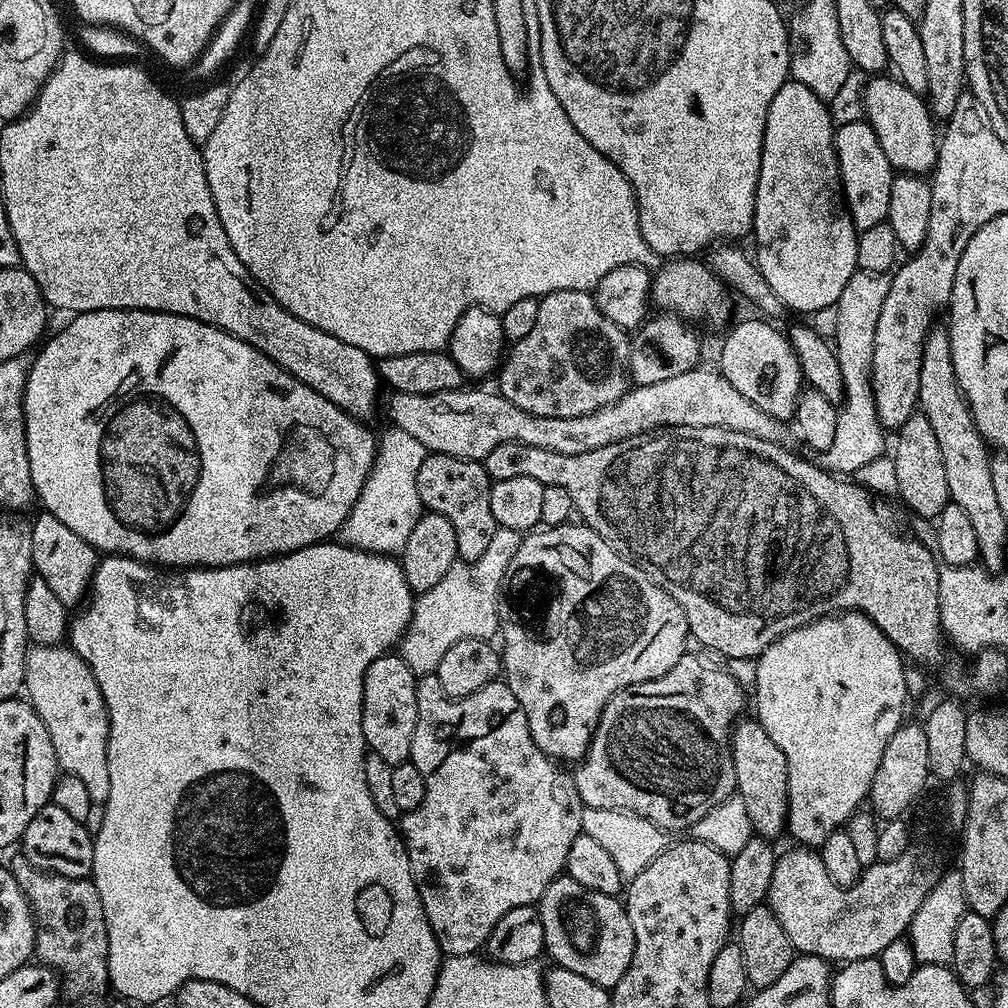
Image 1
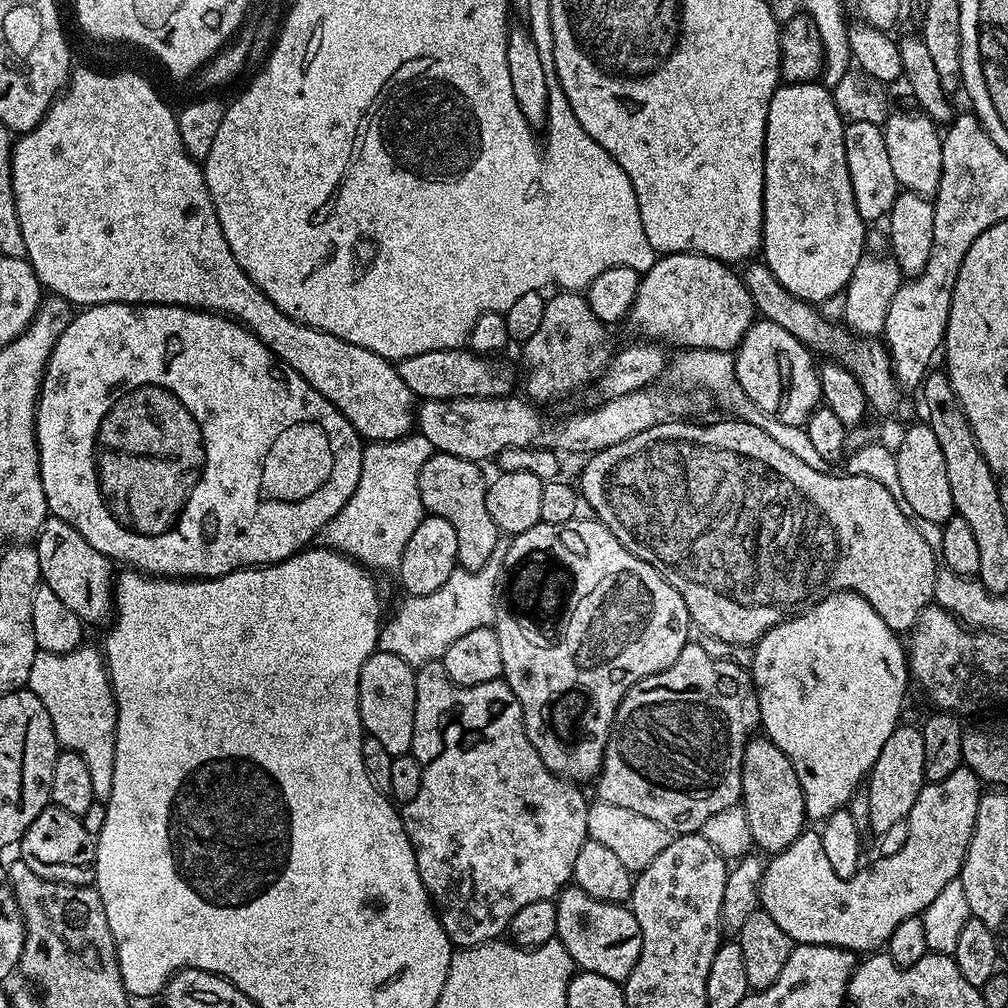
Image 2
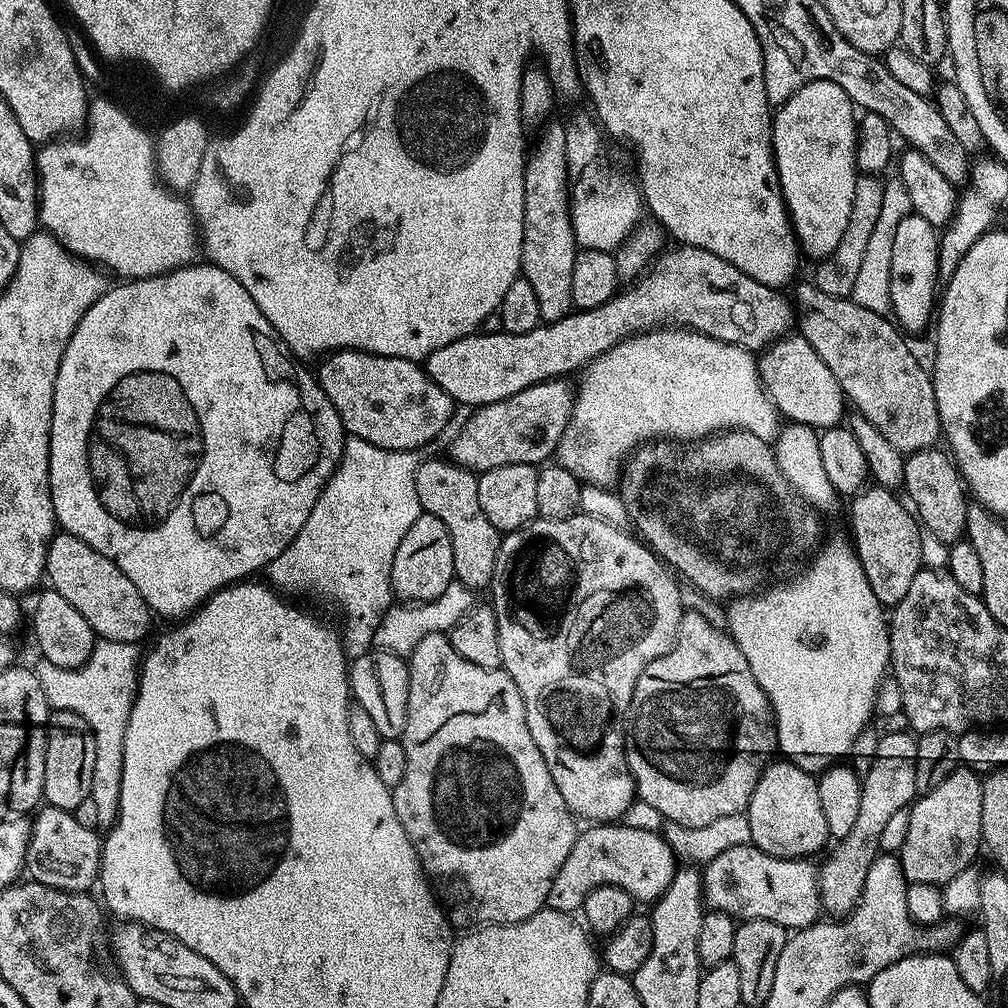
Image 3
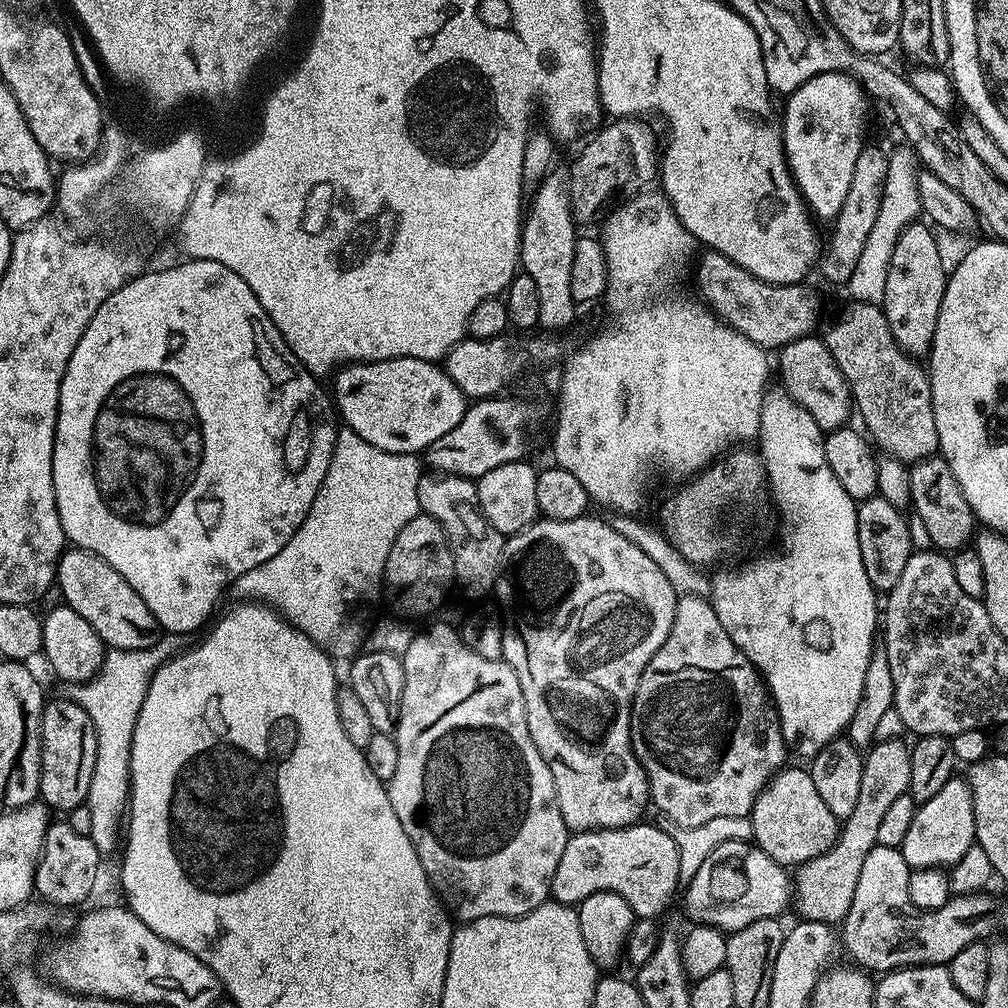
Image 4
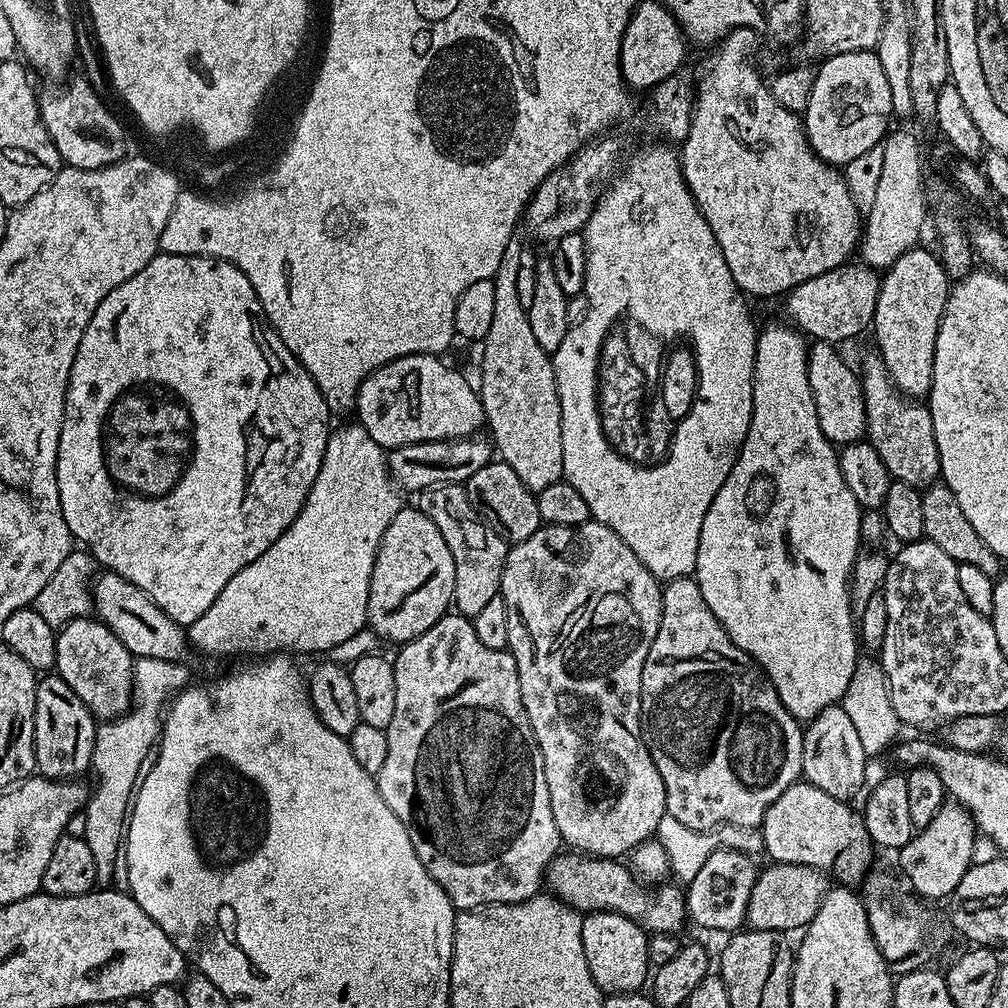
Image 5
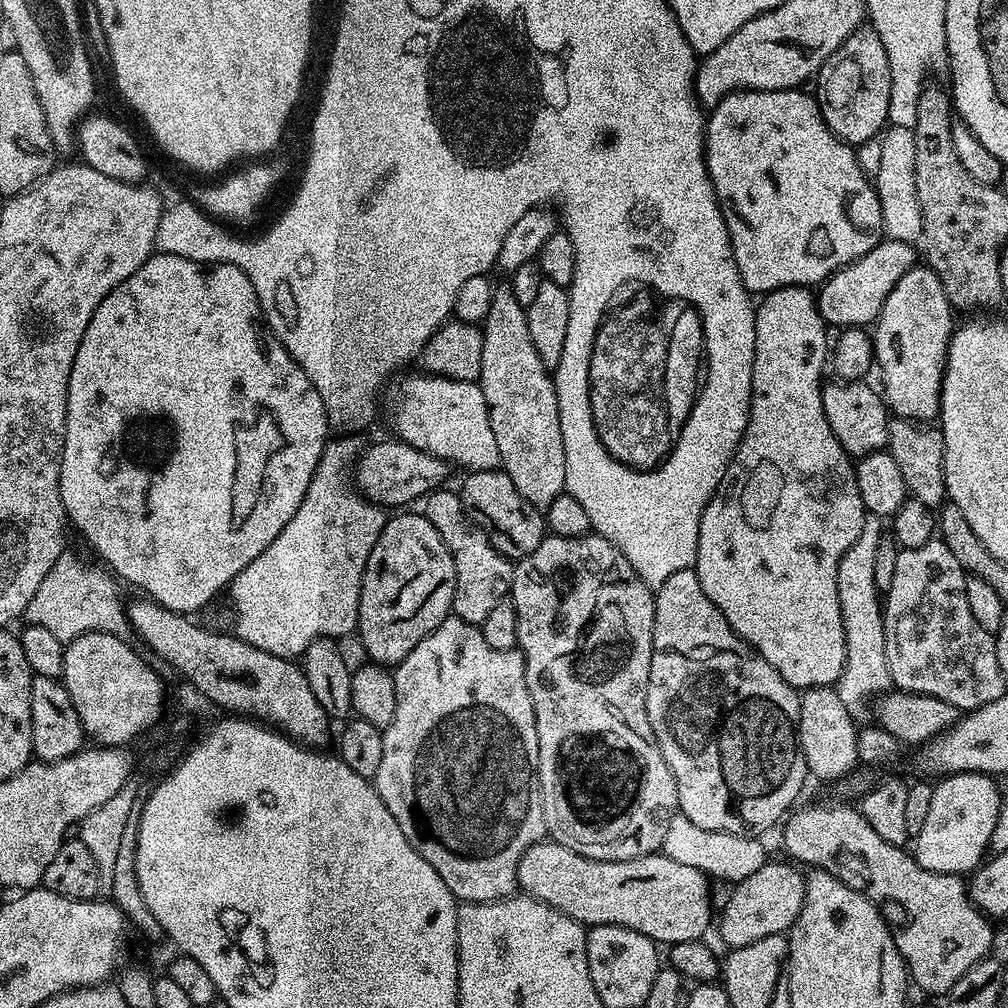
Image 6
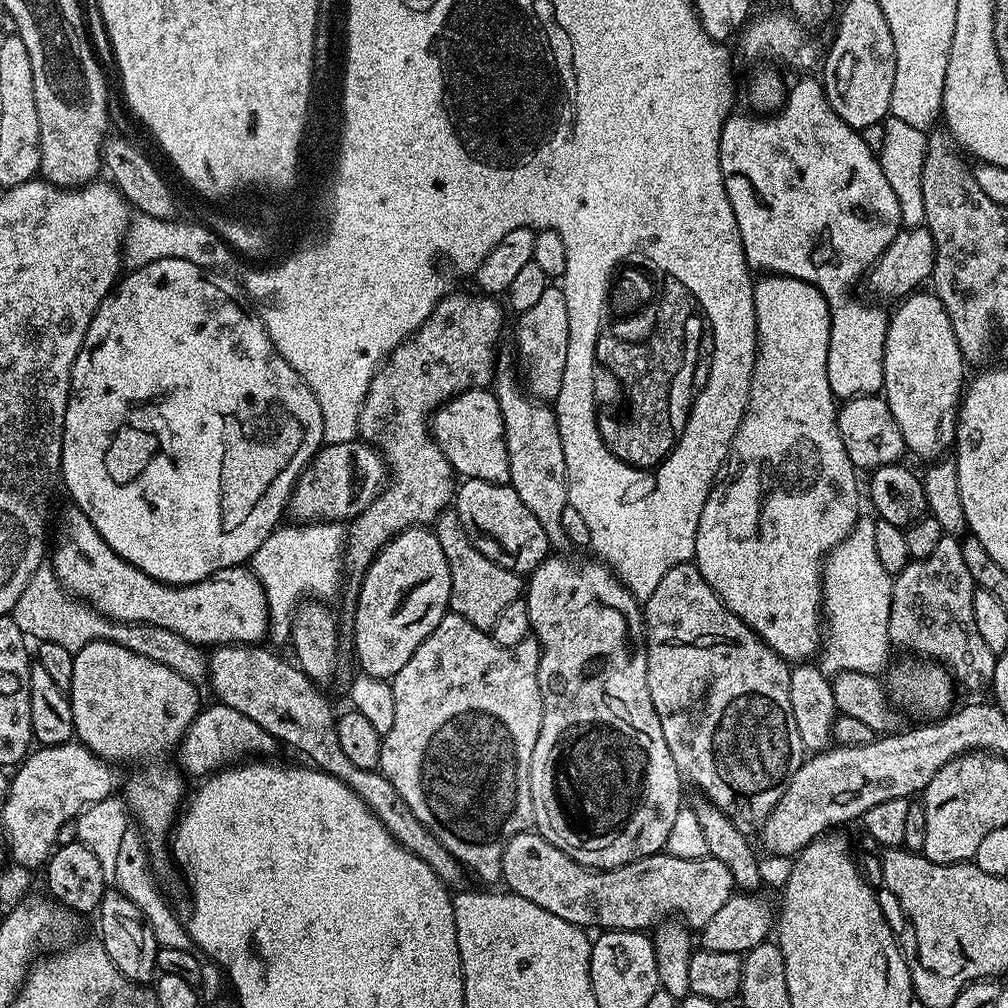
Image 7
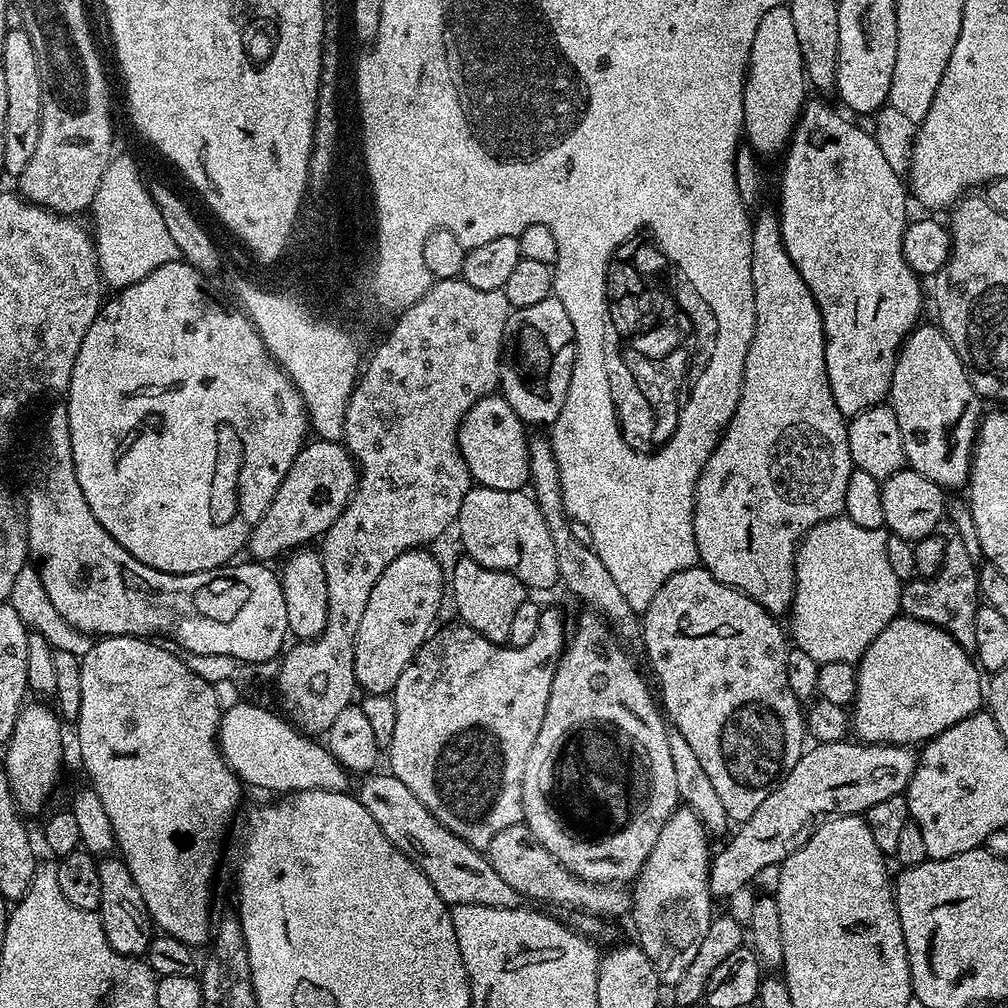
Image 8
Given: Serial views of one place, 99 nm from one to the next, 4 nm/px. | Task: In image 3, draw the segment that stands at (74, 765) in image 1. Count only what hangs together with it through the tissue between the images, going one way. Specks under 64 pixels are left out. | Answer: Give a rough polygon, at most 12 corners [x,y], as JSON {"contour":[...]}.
{"contour":[[97,639],[81,668],[34,668],[92,737],[100,828],[120,811],[136,650]]}

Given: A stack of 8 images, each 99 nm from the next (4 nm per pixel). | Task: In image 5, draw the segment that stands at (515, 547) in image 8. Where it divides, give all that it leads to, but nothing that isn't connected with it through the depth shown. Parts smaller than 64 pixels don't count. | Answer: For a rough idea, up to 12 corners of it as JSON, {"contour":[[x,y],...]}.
{"contour":[[503,462],[467,480],[480,519],[509,545],[542,526],[535,495]]}

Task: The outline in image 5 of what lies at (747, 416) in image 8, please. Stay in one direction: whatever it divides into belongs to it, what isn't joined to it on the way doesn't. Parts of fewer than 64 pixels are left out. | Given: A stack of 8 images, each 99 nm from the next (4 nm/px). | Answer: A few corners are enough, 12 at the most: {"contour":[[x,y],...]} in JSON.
{"contour":[[759,329],[752,440],[702,518],[702,598],[789,714],[840,704],[860,503],[805,337]]}

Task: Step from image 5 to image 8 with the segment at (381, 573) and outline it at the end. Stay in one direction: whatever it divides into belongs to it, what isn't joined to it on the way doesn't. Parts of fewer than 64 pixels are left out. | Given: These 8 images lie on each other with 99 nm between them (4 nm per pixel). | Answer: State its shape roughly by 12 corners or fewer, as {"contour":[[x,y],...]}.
{"contour":[[423,547],[374,582],[354,642],[389,695],[437,623],[446,572]]}

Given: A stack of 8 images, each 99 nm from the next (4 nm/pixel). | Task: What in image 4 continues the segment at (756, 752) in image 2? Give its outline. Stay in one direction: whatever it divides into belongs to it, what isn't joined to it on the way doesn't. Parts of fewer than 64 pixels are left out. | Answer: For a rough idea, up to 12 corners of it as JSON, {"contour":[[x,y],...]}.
{"contour":[[788,766],[754,802],[756,847],[785,866],[826,854],[837,818]]}

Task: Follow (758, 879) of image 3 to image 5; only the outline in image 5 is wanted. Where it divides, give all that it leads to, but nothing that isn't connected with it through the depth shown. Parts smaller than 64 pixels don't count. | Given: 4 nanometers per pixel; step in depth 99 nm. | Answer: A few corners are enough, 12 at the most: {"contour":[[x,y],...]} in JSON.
{"contour":[[710,854],[686,884],[687,919],[735,933],[758,875],[751,855]]}

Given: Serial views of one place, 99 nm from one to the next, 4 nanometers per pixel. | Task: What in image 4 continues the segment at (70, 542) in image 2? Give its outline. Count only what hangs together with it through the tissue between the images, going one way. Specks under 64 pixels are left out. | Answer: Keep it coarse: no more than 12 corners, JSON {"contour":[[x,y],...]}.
{"contour":[[69,547],[63,603],[109,649],[142,650],[160,623],[102,558]]}

